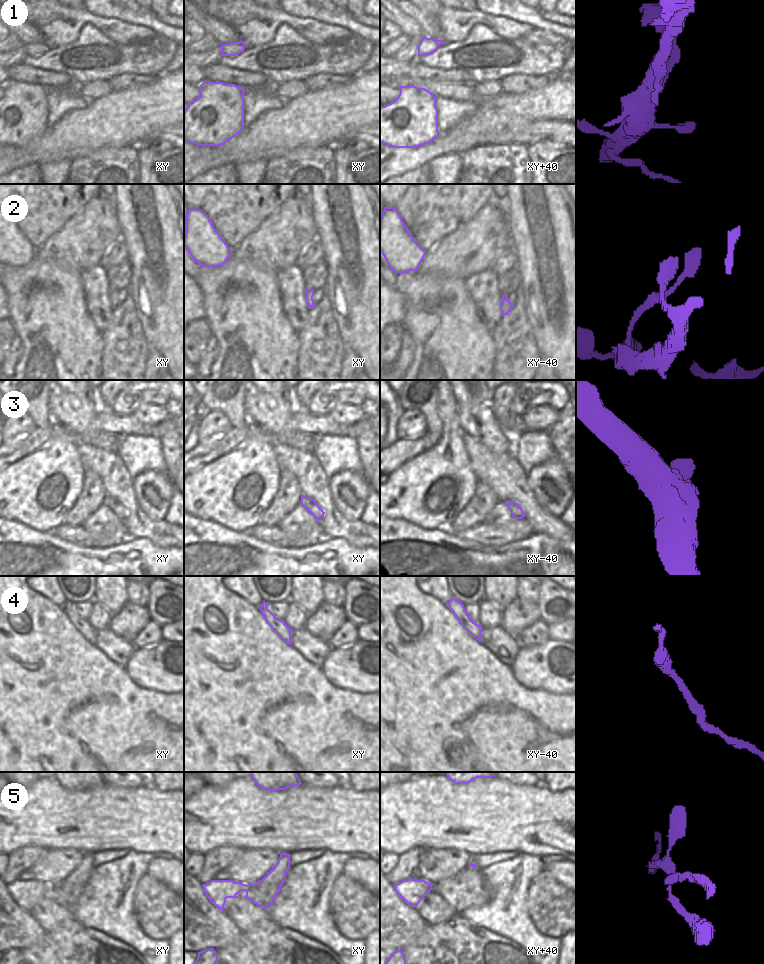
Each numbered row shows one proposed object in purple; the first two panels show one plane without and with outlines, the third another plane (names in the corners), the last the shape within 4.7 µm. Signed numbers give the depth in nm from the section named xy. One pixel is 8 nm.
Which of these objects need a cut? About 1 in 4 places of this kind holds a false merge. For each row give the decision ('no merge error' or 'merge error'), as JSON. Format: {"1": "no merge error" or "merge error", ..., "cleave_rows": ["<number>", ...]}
{"1": "no merge error", "2": "no merge error", "3": "no merge error", "4": "no merge error", "5": "merge error", "cleave_rows": ["5"]}

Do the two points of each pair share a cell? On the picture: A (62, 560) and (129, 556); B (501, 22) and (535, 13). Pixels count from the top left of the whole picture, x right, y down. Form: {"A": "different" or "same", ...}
{"A": "same", "B": "different"}

